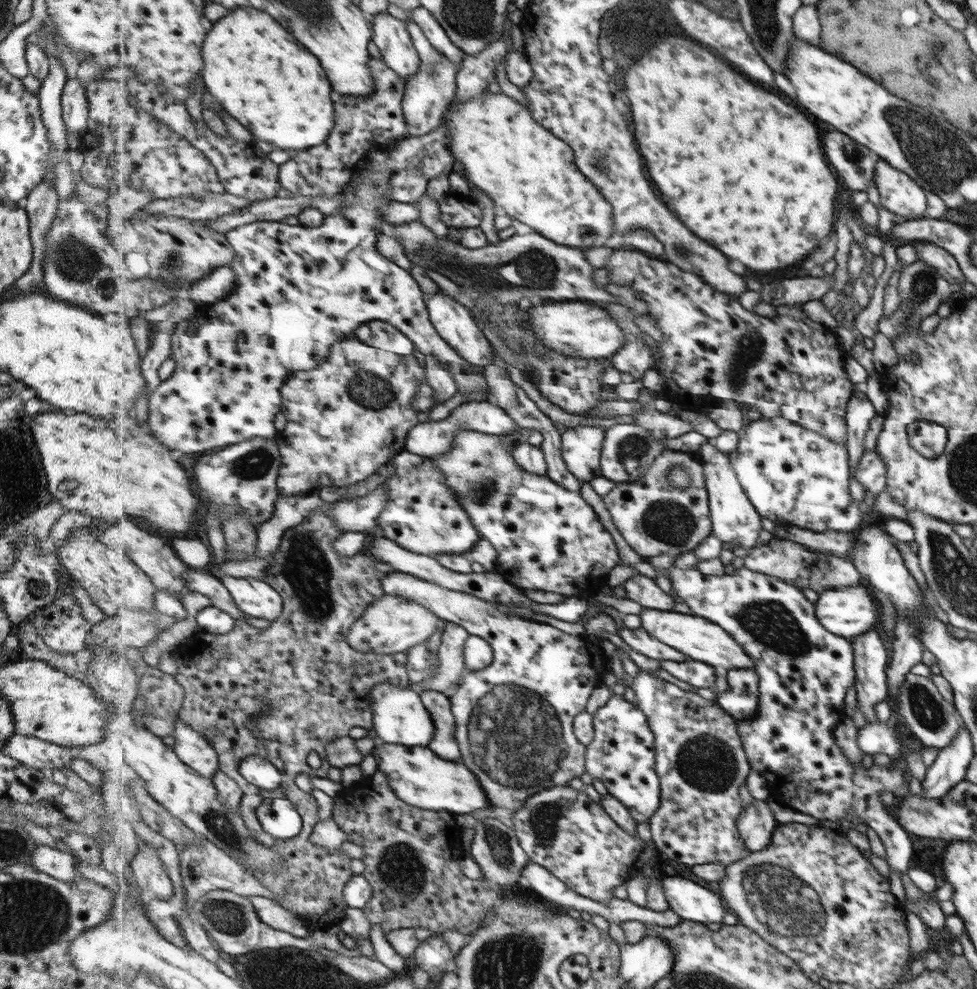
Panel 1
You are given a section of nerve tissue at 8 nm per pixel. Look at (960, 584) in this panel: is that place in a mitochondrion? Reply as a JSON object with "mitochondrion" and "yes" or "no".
{"mitochondrion":"yes"}

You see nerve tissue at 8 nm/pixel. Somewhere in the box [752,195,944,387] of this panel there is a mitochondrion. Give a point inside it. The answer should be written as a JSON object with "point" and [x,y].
{"point":[923,289]}

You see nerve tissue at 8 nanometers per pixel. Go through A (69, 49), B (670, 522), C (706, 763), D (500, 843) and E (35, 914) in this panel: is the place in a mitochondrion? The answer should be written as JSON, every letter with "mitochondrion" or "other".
{"A":"other","B":"mitochondrion","C":"mitochondrion","D":"mitochondrion","E":"mitochondrion"}

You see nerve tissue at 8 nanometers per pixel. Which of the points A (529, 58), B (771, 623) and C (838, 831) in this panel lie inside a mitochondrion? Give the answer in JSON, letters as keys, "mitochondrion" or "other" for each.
{"A":"other","B":"mitochondrion","C":"other"}

